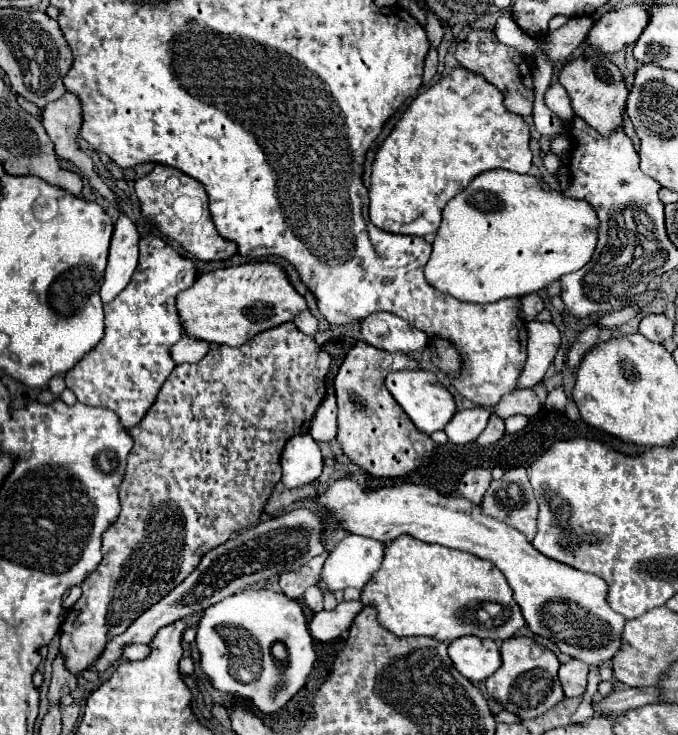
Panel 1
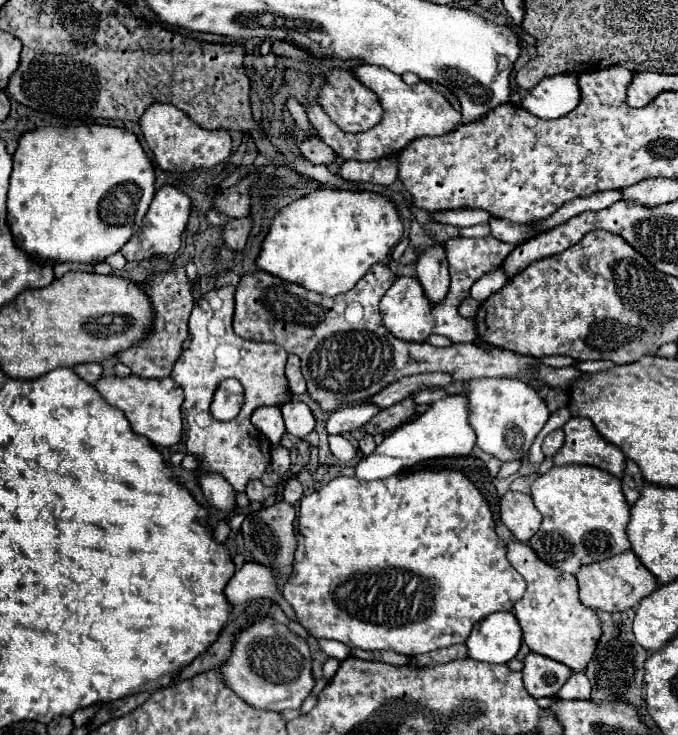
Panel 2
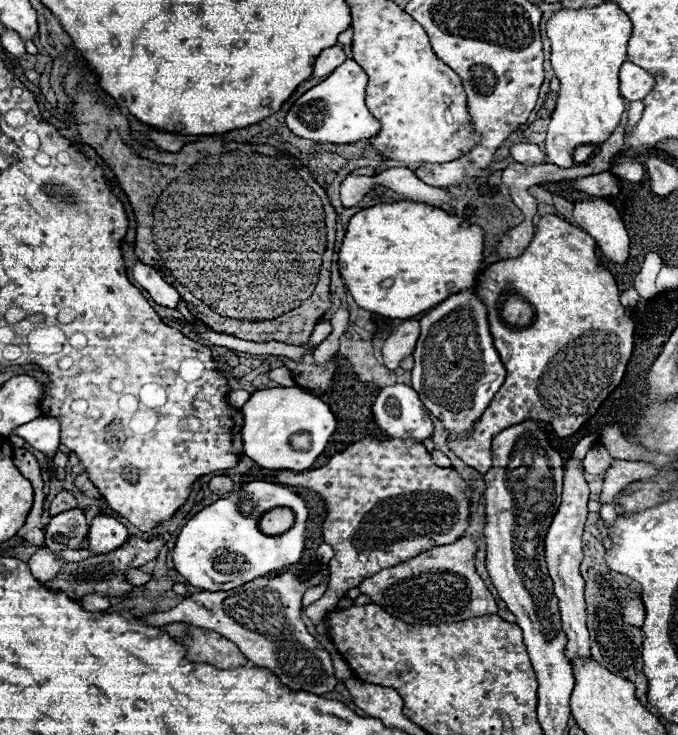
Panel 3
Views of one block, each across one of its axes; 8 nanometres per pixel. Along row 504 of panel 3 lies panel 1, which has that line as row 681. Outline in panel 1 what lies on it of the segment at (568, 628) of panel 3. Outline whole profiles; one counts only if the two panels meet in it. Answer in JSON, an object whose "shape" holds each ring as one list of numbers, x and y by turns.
{"shape":[[570,660,560,666,560,684,566,698,578,698,586,692,586,676,588,676,588,664,580,660]]}

